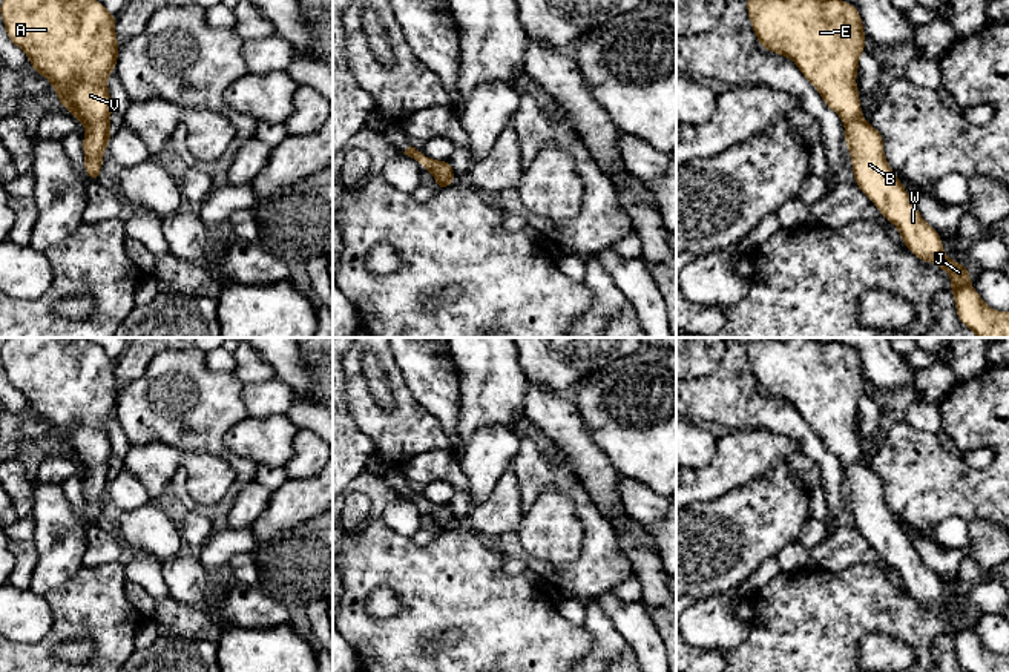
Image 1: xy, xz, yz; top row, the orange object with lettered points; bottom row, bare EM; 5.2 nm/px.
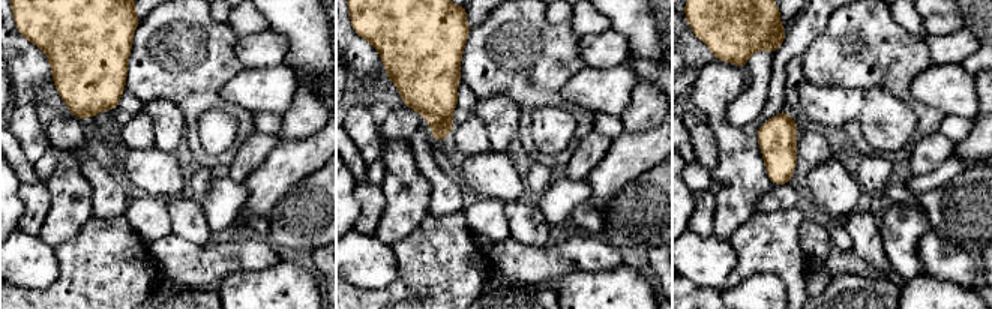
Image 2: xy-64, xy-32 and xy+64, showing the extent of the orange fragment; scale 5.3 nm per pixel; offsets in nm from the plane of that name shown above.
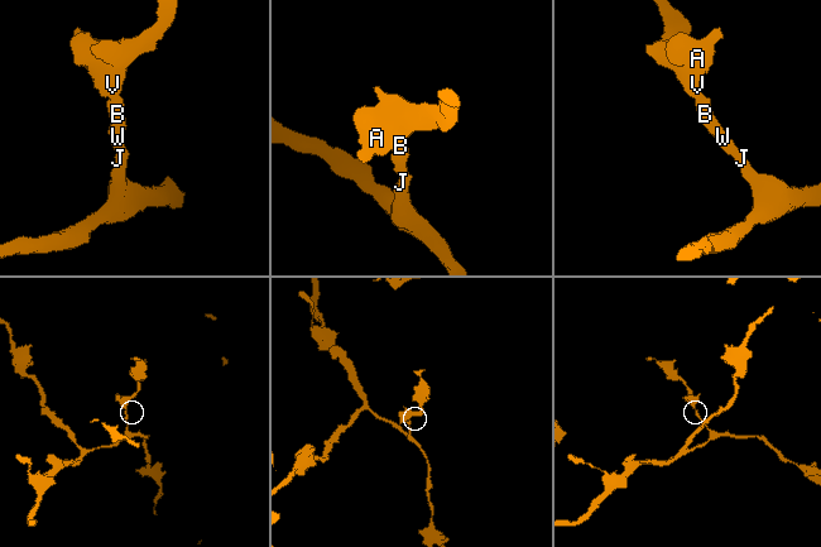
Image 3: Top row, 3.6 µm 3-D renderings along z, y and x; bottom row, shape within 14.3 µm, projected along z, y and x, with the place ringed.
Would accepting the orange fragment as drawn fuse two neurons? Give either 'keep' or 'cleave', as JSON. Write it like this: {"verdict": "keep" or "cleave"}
{"verdict": "keep"}

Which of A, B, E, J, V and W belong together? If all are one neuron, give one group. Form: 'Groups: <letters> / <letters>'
Groups: A B E J V W

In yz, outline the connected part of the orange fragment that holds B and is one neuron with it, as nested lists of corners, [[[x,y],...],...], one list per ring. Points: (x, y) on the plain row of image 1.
[[[748,338],[747,354],[761,390],[791,402],[817,433],[825,448],[840,460],[845,468],[845,489],[851,496],[856,529],[899,572],[903,588],[920,604],[934,606],[951,620],[958,663],[968,672],[1009,672],[1009,655],[997,655],[984,647],[971,629],[969,612],[945,600],[942,580],[923,565],[902,525],[889,511],[880,474],[862,462],[856,419],[866,380],[859,354],[836,341],[819,342],[813,338]]]

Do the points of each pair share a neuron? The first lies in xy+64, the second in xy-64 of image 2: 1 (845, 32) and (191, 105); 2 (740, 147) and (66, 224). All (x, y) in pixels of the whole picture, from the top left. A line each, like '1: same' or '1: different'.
1: same
2: same

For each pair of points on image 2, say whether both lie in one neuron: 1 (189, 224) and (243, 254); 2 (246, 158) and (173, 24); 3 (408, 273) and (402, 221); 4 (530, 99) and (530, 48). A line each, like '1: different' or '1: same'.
1: different
2: different
3: different
4: same

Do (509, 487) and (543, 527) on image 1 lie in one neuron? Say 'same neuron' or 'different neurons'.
same neuron

